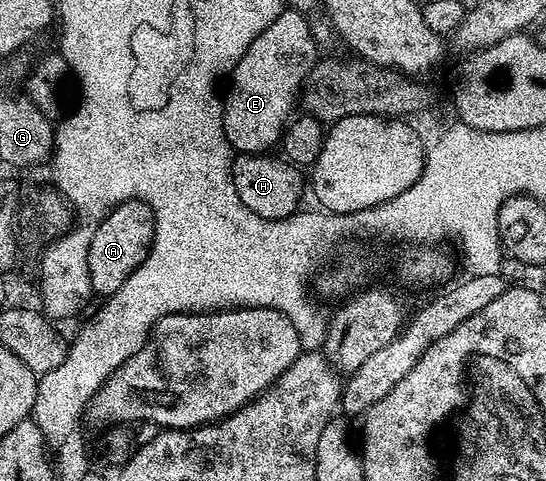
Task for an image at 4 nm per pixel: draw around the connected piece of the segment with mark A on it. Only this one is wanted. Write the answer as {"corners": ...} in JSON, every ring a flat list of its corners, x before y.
{"corners":[[130,198,128,202,118,202,106,213,105,217,96,223,93,234,88,235,89,251,87,252,87,264,89,265,89,284,94,295,103,294,110,296,123,287,124,281,136,269,139,269,148,258,155,236,155,216,146,202,140,202,138,198]]}

